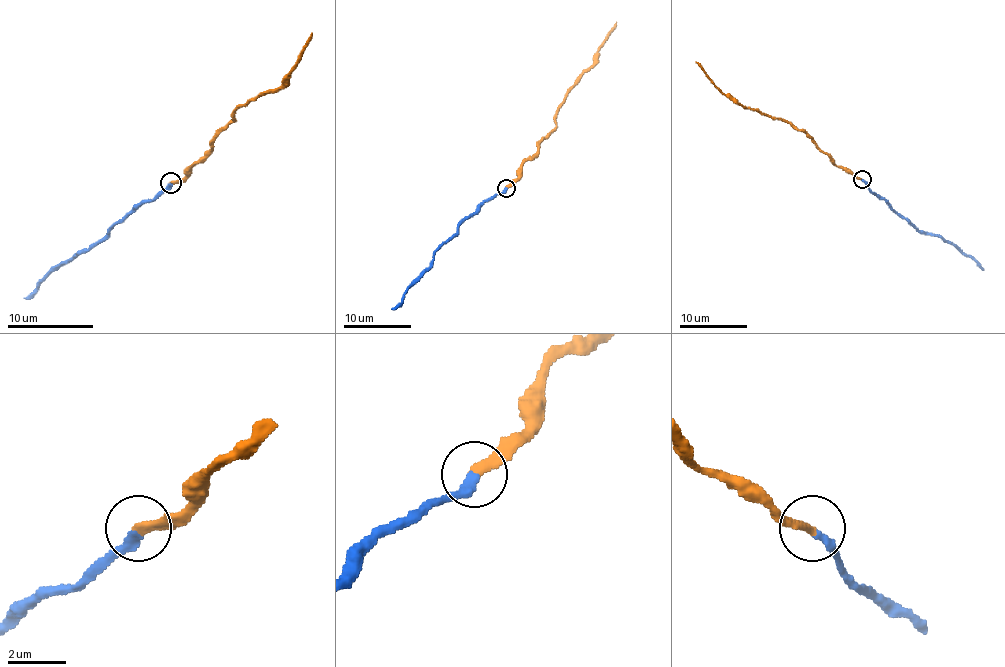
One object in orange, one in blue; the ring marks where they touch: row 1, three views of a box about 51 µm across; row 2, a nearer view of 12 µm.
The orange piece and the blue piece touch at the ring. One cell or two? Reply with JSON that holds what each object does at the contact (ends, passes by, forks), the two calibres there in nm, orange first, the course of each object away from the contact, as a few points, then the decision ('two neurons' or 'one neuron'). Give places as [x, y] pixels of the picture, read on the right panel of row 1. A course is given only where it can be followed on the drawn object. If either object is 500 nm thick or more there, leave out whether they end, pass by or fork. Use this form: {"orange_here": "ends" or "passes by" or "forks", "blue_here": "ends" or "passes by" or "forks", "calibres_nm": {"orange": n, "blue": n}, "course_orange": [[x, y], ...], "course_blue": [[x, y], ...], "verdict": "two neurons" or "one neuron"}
{"orange_here": "ends", "blue_here": "ends", "calibres_nm": {"orange": 320, "blue": 320}, "course_orange": [[862, 179], [837, 167], [802, 130], [743, 108], [728, 98], [696, 61]], "course_blue": [[862, 180], [921, 232], [939, 234], [983, 269]], "verdict": "one neuron"}

